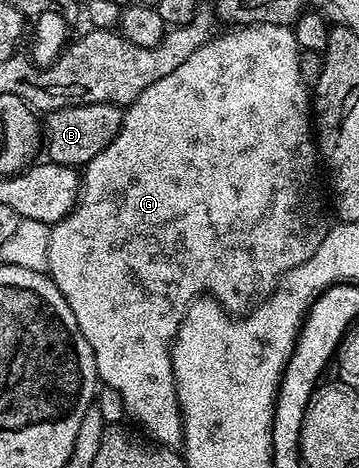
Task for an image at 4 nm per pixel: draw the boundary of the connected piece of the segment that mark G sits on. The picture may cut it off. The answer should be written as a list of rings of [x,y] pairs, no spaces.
[[[262,23],[245,25],[232,29],[233,33],[224,33],[213,36],[212,40],[207,41],[202,47],[198,47],[198,51],[194,51],[194,55],[190,55],[190,59],[186,59],[186,63],[182,63],[182,67],[178,67],[178,71],[170,71],[170,75],[166,75],[166,79],[162,79],[158,83],[146,87],[146,91],[142,91],[142,95],[138,95],[138,99],[134,99],[131,105],[123,110],[124,121],[121,123],[121,129],[118,135],[100,154],[97,155],[91,162],[83,166],[82,169],[82,184],[78,190],[78,200],[73,205],[71,211],[51,226],[52,234],[50,235],[50,247],[48,248],[48,267],[47,274],[58,287],[58,291],[62,291],[62,295],[66,299],[66,303],[70,303],[70,311],[74,311],[74,319],[78,319],[78,327],[82,331],[82,335],[86,335],[86,343],[90,343],[90,347],[94,351],[94,359],[96,360],[96,375],[97,378],[107,388],[114,389],[122,395],[122,403],[129,418],[133,417],[137,421],[137,426],[143,427],[147,434],[161,445],[176,447],[183,442],[183,419],[180,415],[179,399],[176,394],[176,385],[174,371],[172,370],[172,354],[170,346],[176,338],[176,333],[179,331],[180,325],[183,323],[185,309],[193,300],[201,295],[211,295],[216,298],[227,310],[240,311],[244,305],[246,307],[253,304],[252,300],[258,293],[261,295],[269,294],[273,287],[279,282],[280,278],[285,273],[289,273],[294,267],[298,267],[302,263],[306,263],[310,259],[310,255],[314,255],[314,251],[318,251],[318,243],[322,243],[326,232],[326,224],[320,218],[320,201],[316,198],[316,185],[312,180],[316,177],[316,161],[318,165],[318,142],[314,136],[314,121],[310,116],[310,89],[305,85],[302,79],[302,71],[300,70],[300,58],[302,50],[298,39],[296,38],[295,28],[286,25],[275,25],[274,23]]]

